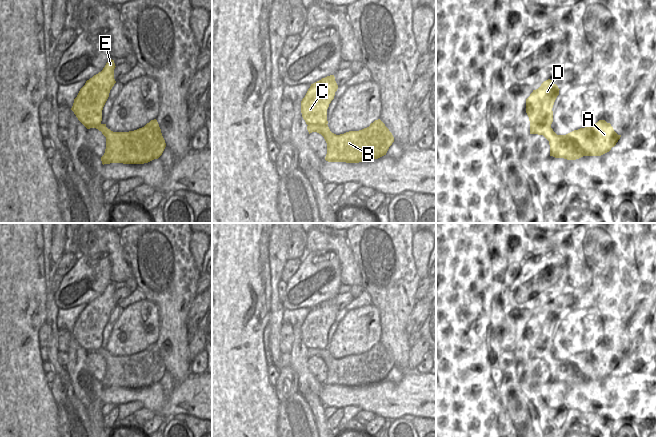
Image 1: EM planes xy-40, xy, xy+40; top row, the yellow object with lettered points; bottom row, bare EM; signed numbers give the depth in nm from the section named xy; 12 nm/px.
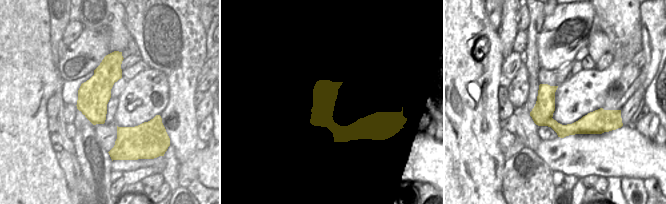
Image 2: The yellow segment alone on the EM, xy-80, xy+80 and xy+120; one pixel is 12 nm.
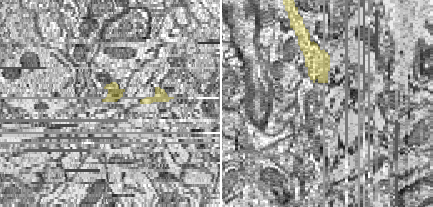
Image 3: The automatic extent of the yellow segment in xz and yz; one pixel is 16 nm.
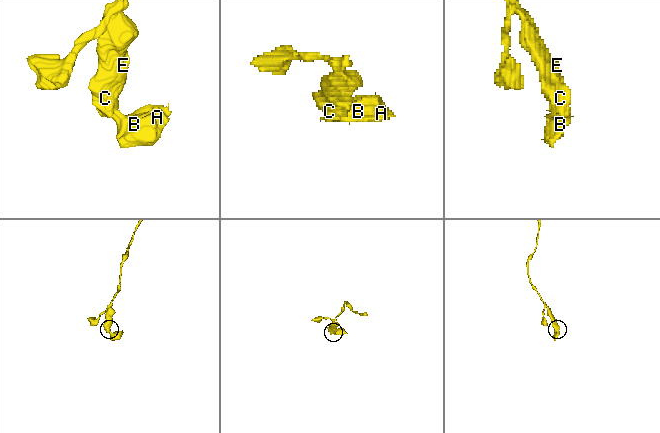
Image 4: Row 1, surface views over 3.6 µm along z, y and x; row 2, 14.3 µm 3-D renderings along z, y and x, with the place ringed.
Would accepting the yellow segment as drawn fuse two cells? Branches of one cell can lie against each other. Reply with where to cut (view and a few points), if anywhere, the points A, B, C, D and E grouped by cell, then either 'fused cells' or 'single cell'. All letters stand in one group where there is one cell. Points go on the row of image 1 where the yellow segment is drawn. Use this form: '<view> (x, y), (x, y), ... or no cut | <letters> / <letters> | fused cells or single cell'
xy+40 (530, 125), (550, 127) | A B / C D E | fused cells

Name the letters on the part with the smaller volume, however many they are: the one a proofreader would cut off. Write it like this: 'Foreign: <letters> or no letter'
Foreign: A, B.

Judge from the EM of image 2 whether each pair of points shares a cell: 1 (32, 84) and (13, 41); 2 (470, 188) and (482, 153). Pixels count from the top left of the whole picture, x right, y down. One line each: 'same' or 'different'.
1: same
2: same

